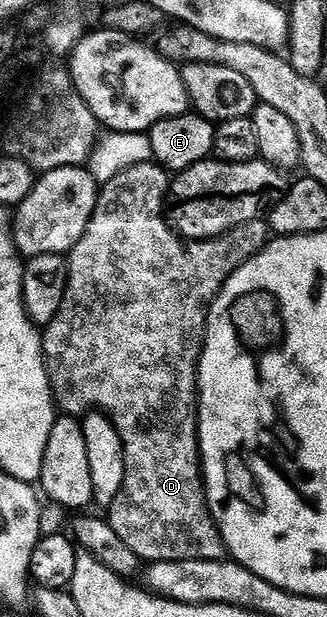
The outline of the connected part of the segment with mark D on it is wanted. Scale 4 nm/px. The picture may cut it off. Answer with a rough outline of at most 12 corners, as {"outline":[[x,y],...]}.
{"outline":[[170,173],[99,190],[43,326],[124,448],[141,562],[225,560],[200,459],[208,310],[264,248],[185,240]]}

